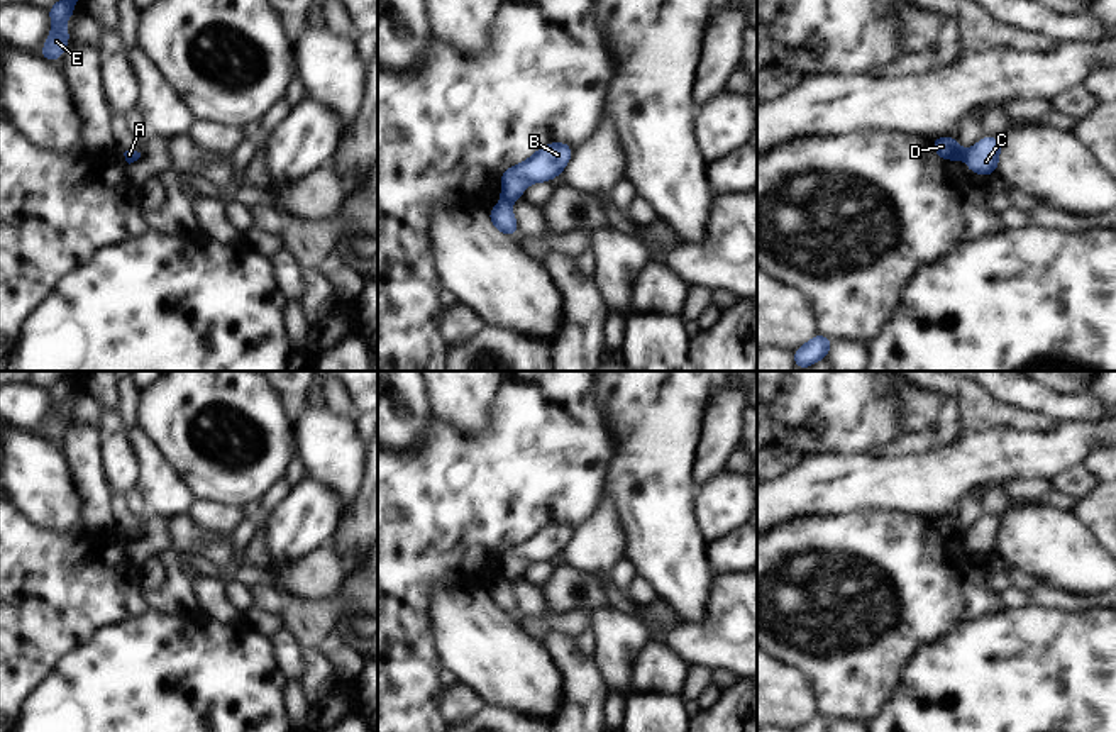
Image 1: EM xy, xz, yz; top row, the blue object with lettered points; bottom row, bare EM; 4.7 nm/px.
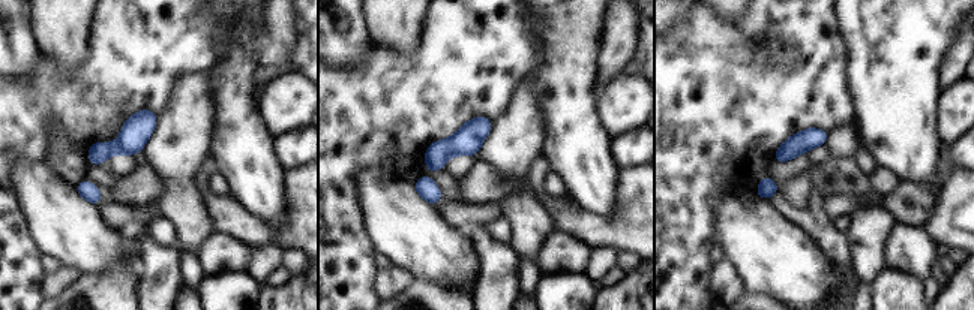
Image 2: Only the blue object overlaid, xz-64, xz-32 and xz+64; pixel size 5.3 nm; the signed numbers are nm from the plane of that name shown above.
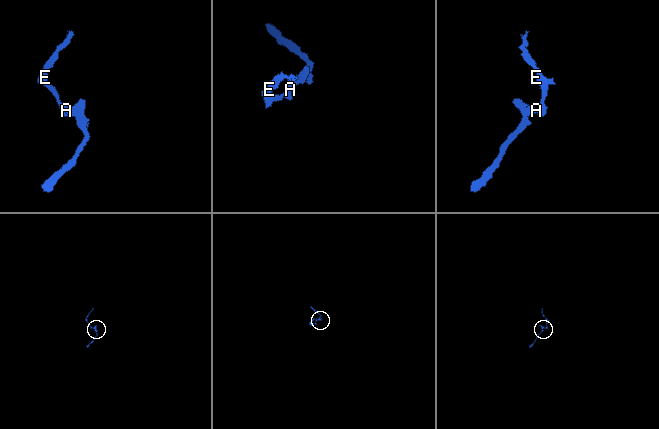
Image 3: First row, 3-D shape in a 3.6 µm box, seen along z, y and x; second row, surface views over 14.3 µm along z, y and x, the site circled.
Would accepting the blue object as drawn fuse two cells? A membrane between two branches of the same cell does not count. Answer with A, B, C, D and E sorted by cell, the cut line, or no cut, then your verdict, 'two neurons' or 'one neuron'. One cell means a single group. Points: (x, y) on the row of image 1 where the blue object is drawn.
groups A B D / C E; cut xz (503, 199), (507, 202); two neurons

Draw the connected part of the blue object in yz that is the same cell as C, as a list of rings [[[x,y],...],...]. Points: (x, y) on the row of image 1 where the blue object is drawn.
[[[984,136],[970,151],[965,152],[967,168],[972,173],[989,176],[997,169],[1001,139]]]

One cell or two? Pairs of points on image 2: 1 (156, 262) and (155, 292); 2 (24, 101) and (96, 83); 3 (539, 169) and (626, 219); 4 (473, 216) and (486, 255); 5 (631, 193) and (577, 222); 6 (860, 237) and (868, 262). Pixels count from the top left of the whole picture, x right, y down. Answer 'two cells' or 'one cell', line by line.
1: one cell
2: one cell
3: one cell
4: two cells
5: one cell
6: one cell

